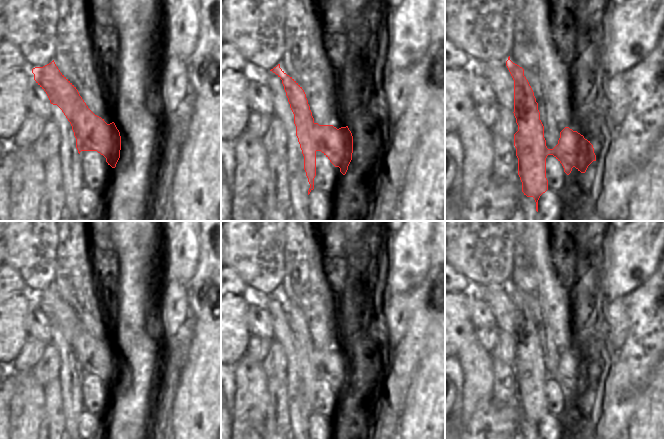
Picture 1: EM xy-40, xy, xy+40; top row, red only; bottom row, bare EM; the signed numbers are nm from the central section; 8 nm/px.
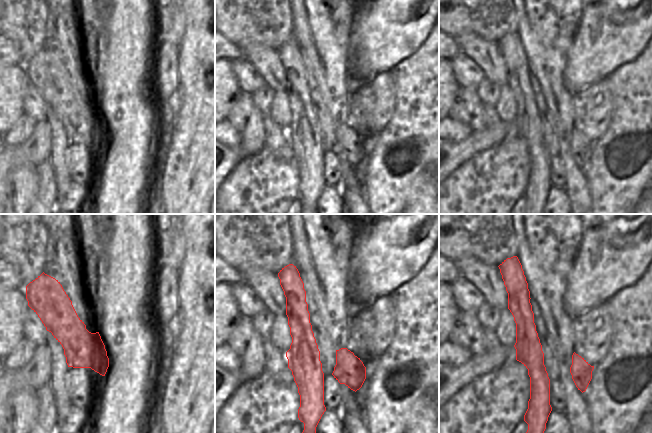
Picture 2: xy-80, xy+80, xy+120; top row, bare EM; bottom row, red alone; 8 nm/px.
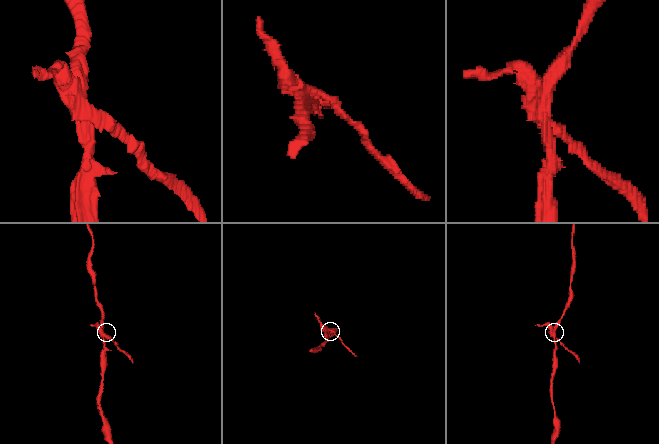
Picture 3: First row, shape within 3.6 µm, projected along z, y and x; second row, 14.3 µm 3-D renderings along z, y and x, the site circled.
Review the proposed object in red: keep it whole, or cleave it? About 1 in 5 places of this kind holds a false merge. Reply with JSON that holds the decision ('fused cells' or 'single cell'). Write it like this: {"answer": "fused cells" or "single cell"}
{"answer": "fused cells"}

